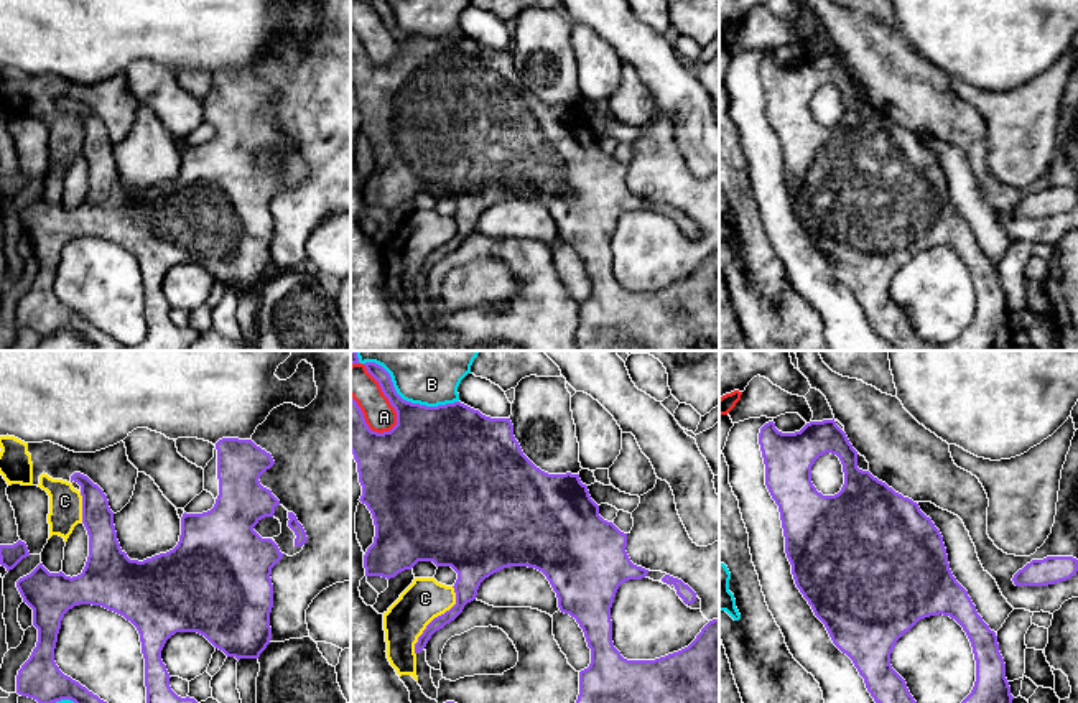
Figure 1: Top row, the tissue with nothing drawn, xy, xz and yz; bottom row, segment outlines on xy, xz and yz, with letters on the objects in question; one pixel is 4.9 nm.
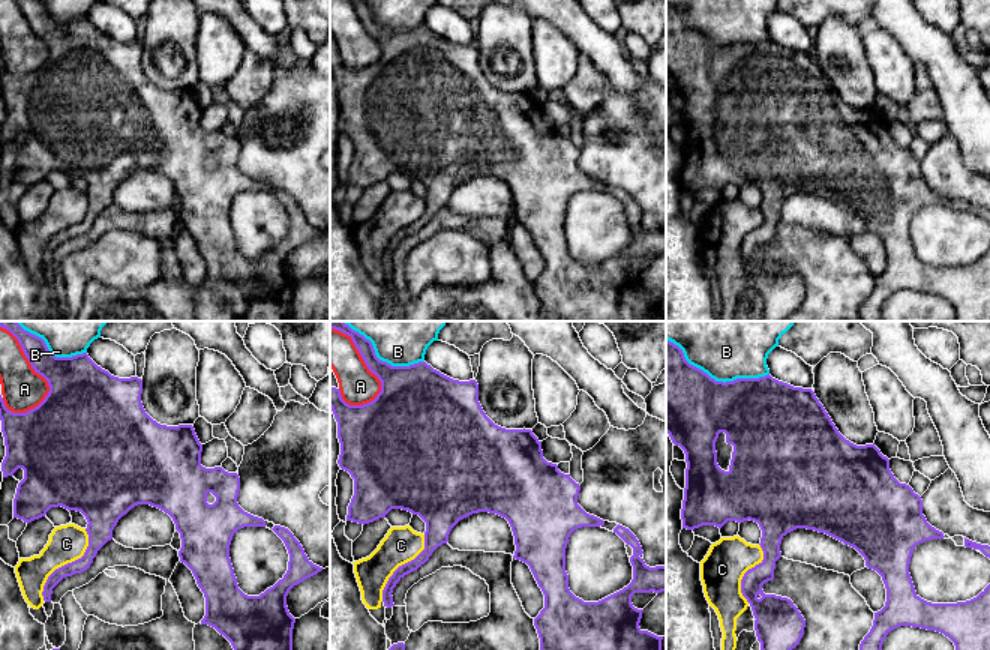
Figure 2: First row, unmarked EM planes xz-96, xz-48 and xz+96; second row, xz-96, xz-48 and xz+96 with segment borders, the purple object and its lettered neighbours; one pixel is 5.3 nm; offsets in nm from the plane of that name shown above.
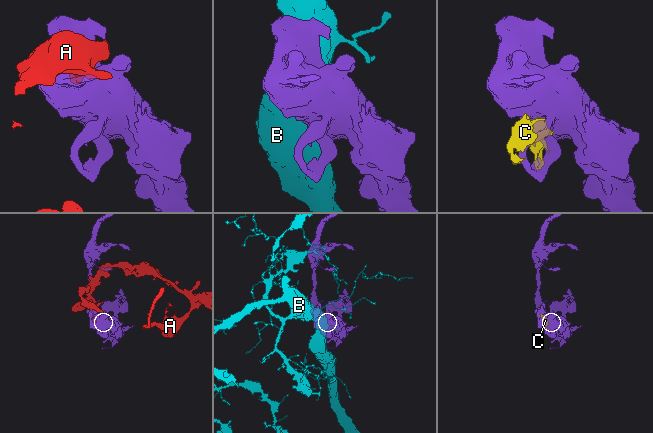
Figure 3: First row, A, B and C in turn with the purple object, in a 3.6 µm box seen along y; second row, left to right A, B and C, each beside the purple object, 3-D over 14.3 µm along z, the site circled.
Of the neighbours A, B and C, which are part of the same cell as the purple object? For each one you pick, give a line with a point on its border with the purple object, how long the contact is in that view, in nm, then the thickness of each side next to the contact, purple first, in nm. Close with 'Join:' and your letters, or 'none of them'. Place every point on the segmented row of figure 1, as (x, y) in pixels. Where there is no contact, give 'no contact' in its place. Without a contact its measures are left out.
Join: none of them

